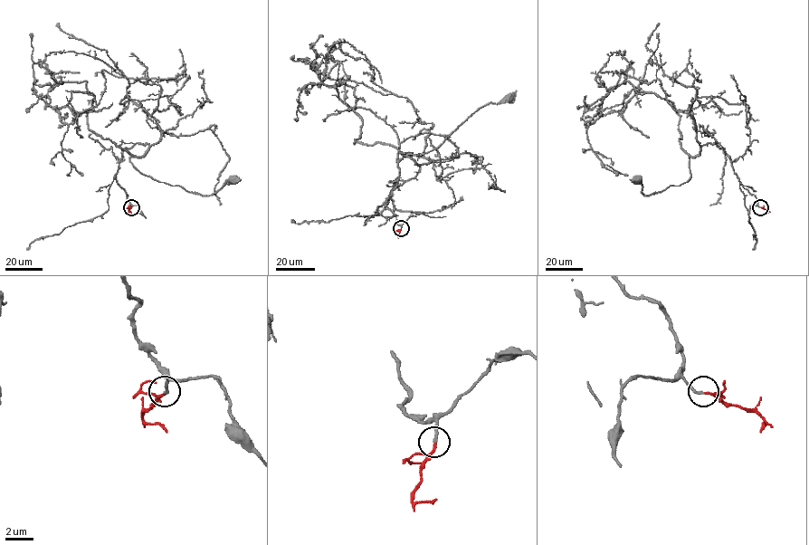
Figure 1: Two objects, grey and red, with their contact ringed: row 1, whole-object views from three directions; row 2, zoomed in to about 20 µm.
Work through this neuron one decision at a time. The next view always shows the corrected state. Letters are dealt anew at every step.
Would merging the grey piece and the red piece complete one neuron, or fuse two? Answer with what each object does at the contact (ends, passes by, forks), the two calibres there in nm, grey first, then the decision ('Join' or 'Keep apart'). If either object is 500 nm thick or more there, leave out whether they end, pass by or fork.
At the ring grey ends. At the ring red ends. Thickness 220 nm (grey) against 160 nm. Join

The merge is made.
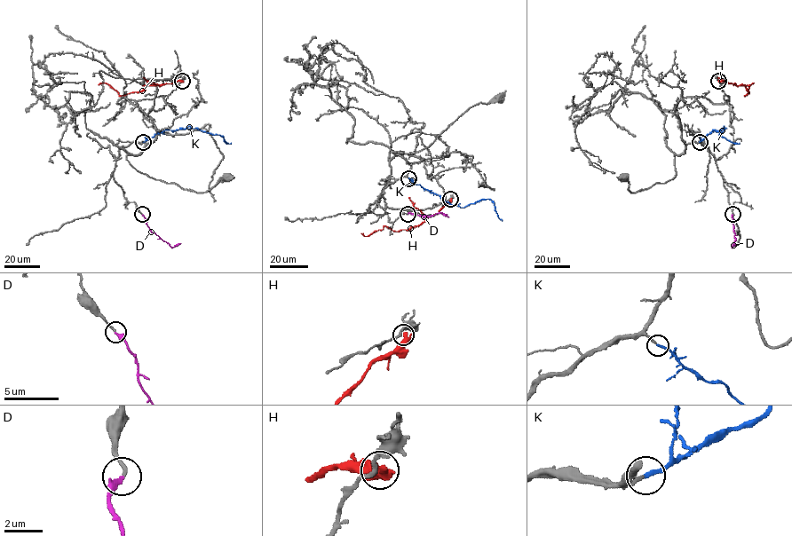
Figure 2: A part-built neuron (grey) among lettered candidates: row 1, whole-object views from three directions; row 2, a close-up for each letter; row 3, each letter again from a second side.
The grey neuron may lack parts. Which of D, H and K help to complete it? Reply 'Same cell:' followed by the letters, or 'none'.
Same cell: D, K

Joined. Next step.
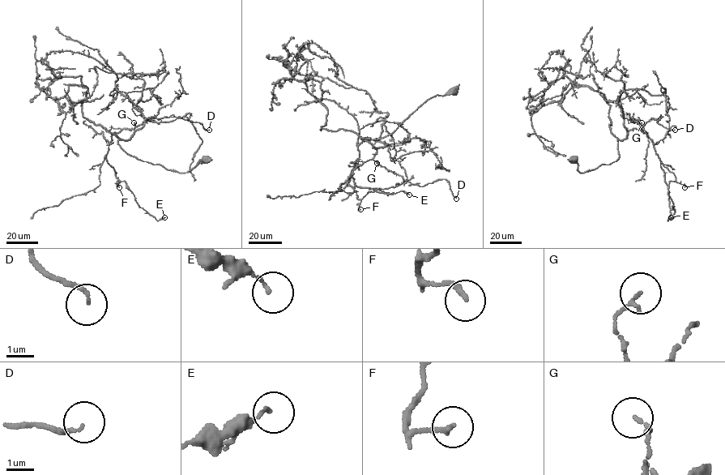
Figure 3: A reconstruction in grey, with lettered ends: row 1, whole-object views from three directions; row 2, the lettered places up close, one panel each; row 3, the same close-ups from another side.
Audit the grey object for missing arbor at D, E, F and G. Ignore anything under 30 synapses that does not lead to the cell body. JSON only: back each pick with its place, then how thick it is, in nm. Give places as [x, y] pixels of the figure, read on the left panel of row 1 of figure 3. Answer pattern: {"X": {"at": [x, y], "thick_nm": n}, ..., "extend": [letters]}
{"extend": []}

